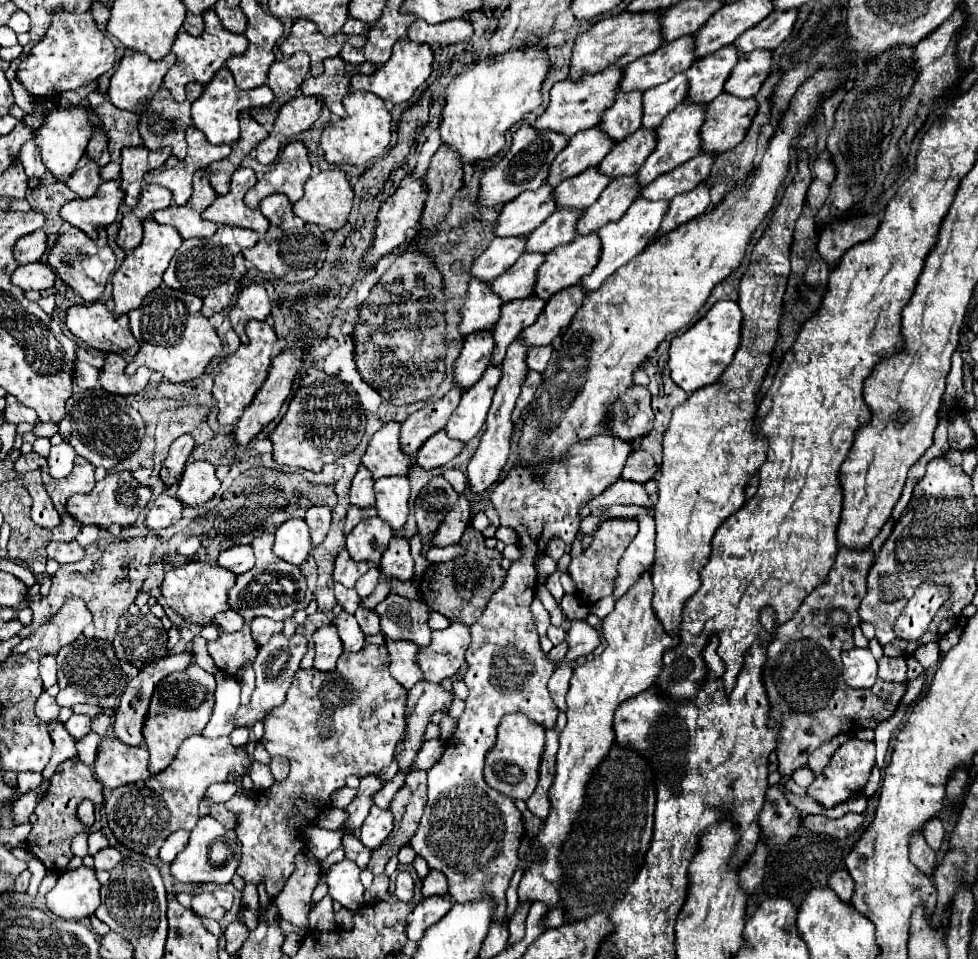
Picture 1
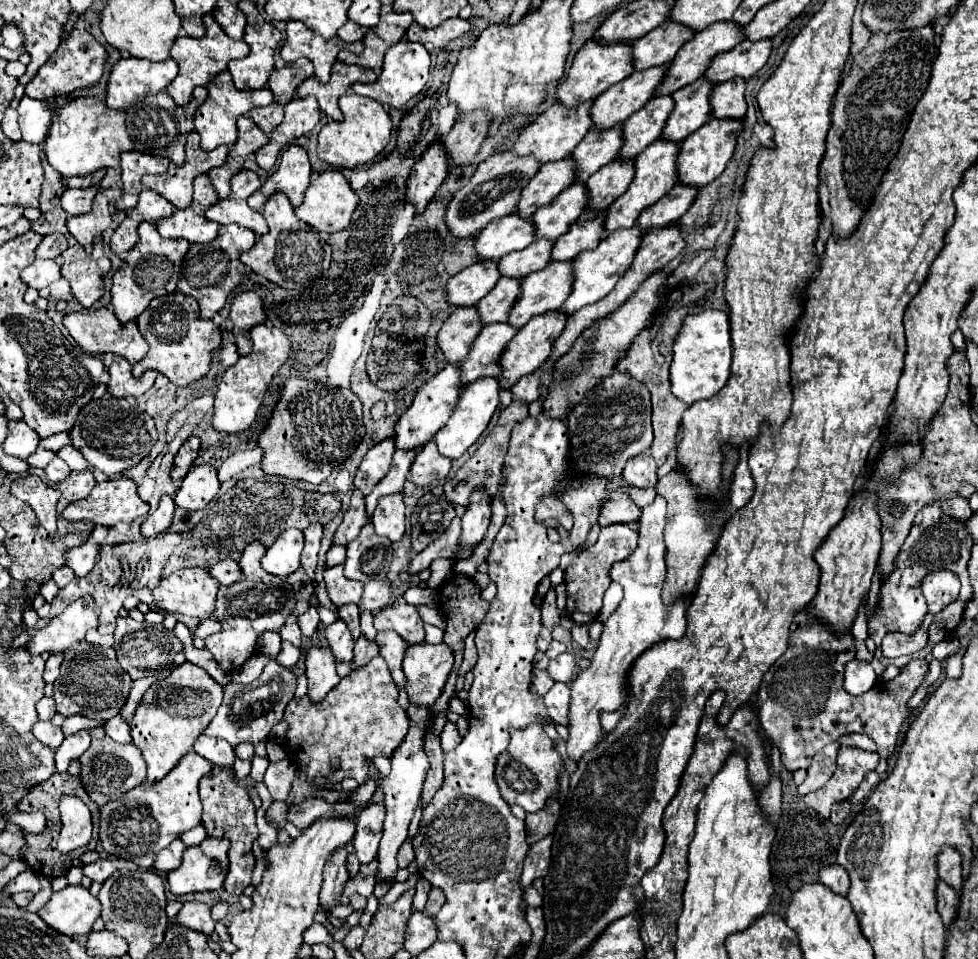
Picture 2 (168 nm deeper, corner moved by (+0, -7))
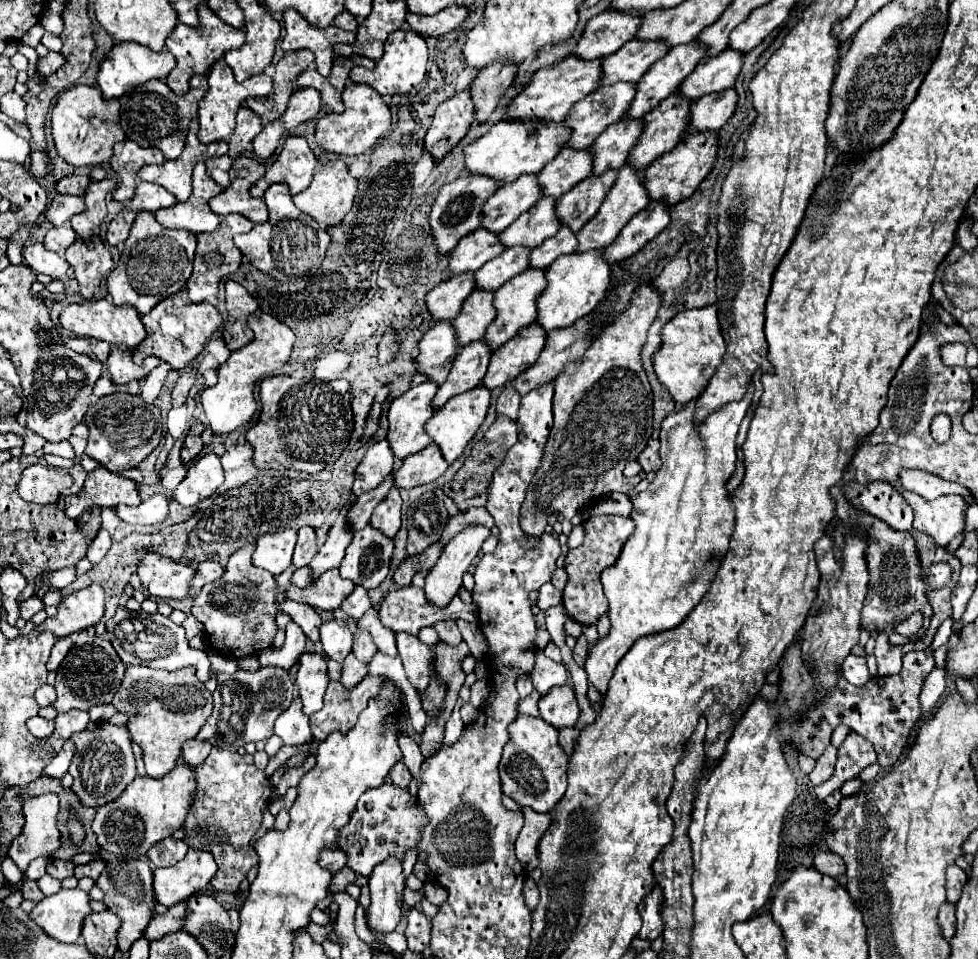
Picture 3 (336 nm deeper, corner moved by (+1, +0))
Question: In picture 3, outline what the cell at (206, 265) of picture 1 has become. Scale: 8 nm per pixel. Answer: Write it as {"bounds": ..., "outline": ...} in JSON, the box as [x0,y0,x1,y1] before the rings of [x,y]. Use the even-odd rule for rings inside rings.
{"bounds":[187,215,253,301],"outline":[[[225,215],[225,217],[221,217],[221,223],[213,233],[197,235],[197,253],[195,253],[195,261],[193,261],[193,275],[187,281],[187,291],[189,291],[191,301],[205,301],[205,299],[217,295],[219,281],[225,275],[237,271],[237,267],[241,265],[241,251],[235,247],[233,235],[247,233],[251,227],[253,227],[253,223],[243,215]]]}

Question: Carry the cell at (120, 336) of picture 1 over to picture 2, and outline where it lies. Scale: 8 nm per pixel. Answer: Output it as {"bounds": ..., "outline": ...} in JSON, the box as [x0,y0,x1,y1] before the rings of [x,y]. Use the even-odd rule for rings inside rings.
{"bounds":[64,308,148,364],"outline":[[[100,308],[100,310],[90,310],[90,312],[72,312],[64,316],[64,326],[68,328],[70,336],[78,342],[78,346],[92,356],[102,356],[102,354],[116,354],[126,358],[130,364],[136,364],[138,360],[142,360],[148,352],[148,344],[146,340],[140,336],[136,320],[130,320],[126,324],[118,322],[118,318],[108,310],[108,308]]]}

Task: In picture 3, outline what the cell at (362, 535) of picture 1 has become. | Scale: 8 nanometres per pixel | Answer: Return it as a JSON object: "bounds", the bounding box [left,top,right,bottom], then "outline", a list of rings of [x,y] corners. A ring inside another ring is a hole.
{"bounds":[339,527,393,589],"outline":[[[365,527],[353,535],[345,551],[345,559],[339,567],[341,577],[361,585],[365,589],[377,587],[389,573],[389,559],[393,553],[393,541],[381,537],[377,529]]]}

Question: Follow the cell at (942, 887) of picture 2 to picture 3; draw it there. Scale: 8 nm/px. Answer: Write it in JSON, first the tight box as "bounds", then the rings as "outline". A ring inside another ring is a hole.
{"bounds":[937,903,956,941],"outline":[[[943,903],[939,909],[939,915],[937,915],[937,921],[939,921],[943,939],[949,941],[956,932],[955,904]]]}

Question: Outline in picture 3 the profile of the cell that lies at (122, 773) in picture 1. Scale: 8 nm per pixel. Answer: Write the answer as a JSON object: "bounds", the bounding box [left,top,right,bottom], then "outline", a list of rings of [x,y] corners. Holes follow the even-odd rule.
{"bounds":[69,721,135,807],"outline":[[[109,721],[97,723],[93,731],[81,731],[71,737],[77,751],[71,759],[69,773],[73,777],[73,791],[85,807],[101,807],[117,799],[125,787],[135,779],[135,755],[131,749],[131,735],[127,727]]]}

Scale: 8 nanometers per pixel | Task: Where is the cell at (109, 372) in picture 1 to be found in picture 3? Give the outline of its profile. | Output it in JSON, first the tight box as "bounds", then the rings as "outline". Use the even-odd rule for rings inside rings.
{"bounds":[107,345,160,385],"outline":[[[111,345],[107,369],[109,369],[111,381],[115,385],[123,385],[133,379],[143,379],[147,372],[157,367],[159,363],[160,359],[150,356],[144,360],[143,365],[135,365],[131,359],[131,349],[127,349],[125,345]]]}

